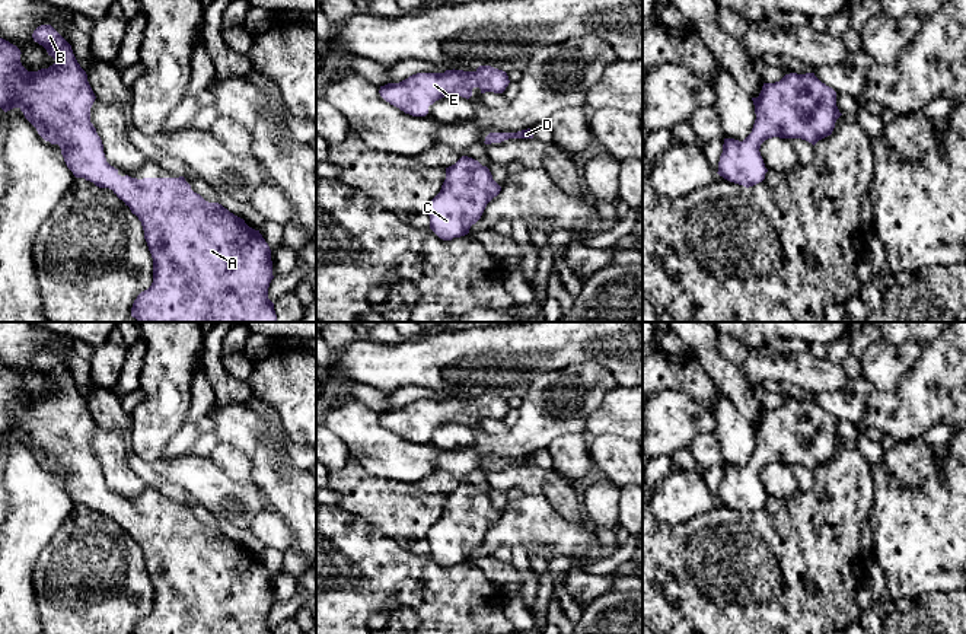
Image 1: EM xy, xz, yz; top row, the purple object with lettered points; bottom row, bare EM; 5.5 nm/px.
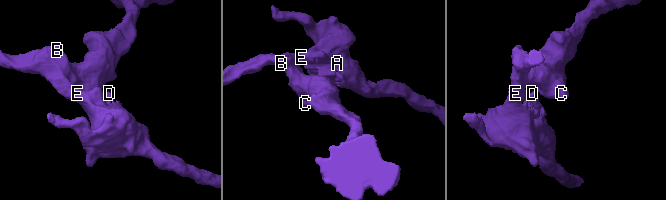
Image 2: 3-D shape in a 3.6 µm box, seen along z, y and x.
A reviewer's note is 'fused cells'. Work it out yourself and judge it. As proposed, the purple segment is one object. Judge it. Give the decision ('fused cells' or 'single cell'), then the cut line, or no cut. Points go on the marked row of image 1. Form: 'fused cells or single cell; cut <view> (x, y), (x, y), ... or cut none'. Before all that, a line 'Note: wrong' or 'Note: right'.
Note: wrong
single cell; cut none

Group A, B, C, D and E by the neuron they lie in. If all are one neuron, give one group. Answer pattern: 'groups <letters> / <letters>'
groups A B C D E

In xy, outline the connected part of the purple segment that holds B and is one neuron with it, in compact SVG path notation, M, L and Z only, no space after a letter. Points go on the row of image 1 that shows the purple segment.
M51 25L38 26L32 38L55 63L28 71L20 63L20 50L0 38L0 108L4 112L19 108L45 141L60 146L76 178L112 189L141 222L153 258L153 283L134 300L131 316L138 322L277 322L268 299L274 278L271 249L259 230L221 204L205 201L184 176L121 176L106 162L102 140L90 122L96 96L71 45Z

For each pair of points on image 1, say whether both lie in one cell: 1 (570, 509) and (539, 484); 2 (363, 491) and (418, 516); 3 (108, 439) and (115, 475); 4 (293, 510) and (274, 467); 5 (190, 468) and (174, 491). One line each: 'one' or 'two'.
1: one
2: one
3: one
4: one
5: two

